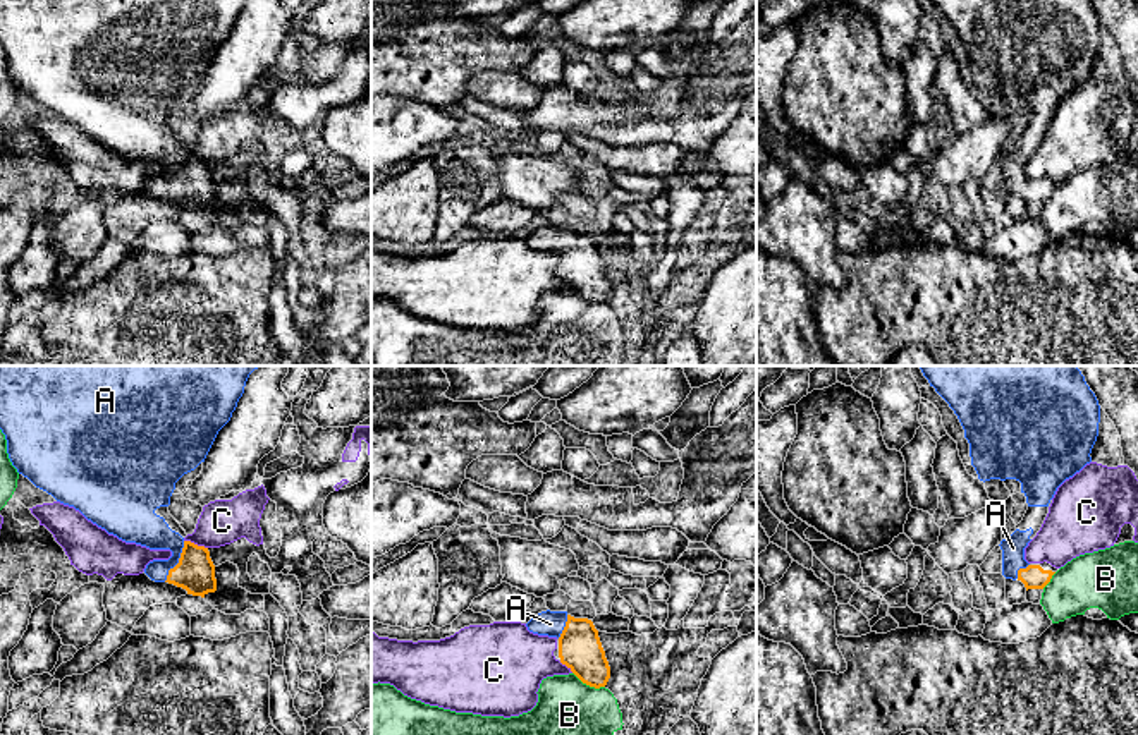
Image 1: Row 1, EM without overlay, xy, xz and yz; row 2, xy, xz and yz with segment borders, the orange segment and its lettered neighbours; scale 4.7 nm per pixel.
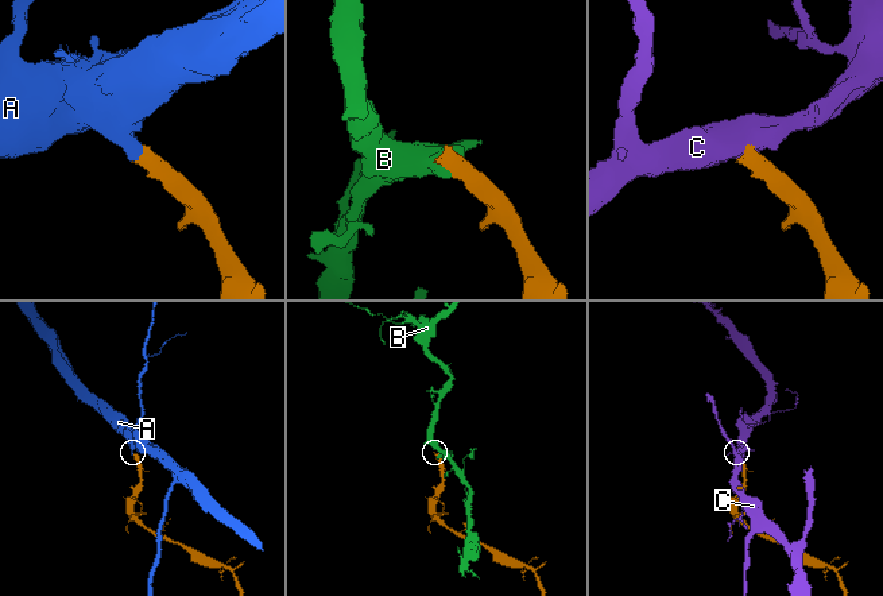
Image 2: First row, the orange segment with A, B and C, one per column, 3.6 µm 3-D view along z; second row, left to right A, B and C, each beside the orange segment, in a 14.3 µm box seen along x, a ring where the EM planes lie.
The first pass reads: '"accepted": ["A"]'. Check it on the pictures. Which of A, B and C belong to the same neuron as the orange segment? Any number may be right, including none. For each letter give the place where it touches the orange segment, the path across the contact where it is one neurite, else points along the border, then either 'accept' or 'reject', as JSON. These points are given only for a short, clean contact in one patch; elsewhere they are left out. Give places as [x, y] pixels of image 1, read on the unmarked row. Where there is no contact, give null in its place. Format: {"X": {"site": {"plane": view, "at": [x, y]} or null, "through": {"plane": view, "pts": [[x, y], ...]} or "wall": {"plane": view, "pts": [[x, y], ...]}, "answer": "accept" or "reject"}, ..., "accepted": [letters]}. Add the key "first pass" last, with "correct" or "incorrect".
{"A": {"site": {"plane": "xy", "at": [179, 177]}, "through": {"plane": "xy", "pts": [[195, 188], [179, 177], [165, 153], [141, 141]]}, "answer": "accept"}, "B": {"site": {"plane": "xz", "at": [588, 299]}, "wall": {"plane": "xz", "pts": [[573, 287], [583, 297], [604, 303]]}, "answer": "reject"}, "C": {"site": {"plane": "xy", "at": [196, 160]}, "answer": "reject"}, "accepted": ["A"], "first pass": "correct"}

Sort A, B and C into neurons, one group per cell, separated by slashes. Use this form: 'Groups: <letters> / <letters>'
Groups: A / B / C

